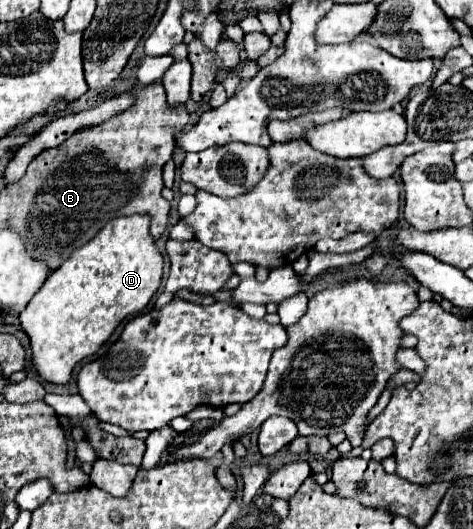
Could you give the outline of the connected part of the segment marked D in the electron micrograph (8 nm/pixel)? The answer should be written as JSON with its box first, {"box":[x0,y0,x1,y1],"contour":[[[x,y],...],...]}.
{"box":[18,215,164,383],"contour":[[[148,215],[112,219],[86,245],[74,249],[18,317],[30,337],[40,377],[68,383],[76,363],[94,355],[126,317],[142,313],[150,303],[162,281],[162,265],[164,257],[150,235]]]}

